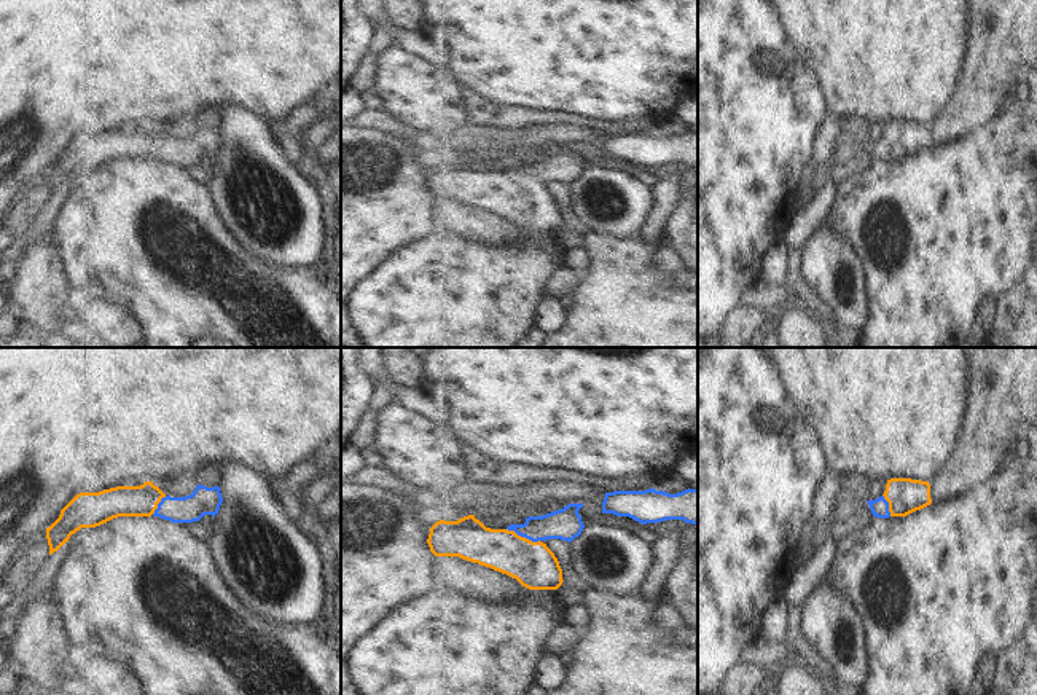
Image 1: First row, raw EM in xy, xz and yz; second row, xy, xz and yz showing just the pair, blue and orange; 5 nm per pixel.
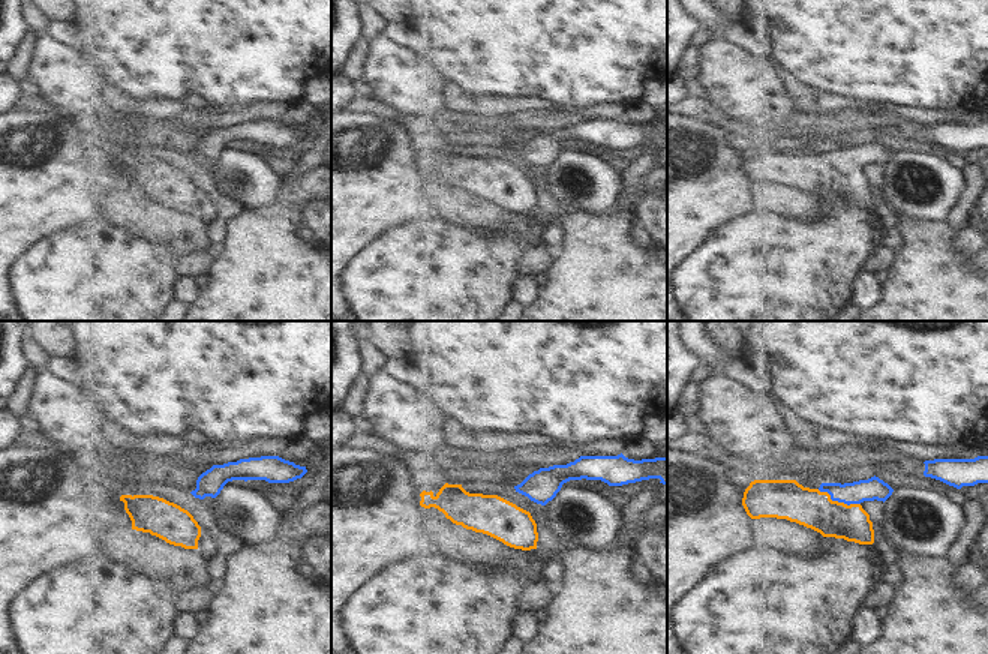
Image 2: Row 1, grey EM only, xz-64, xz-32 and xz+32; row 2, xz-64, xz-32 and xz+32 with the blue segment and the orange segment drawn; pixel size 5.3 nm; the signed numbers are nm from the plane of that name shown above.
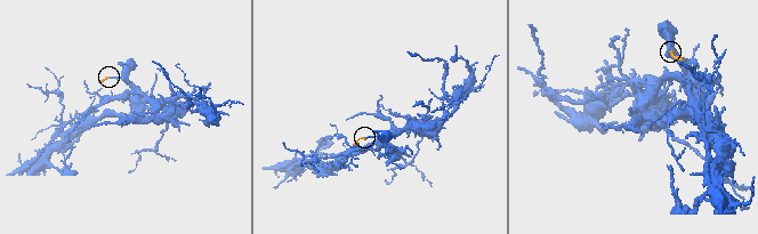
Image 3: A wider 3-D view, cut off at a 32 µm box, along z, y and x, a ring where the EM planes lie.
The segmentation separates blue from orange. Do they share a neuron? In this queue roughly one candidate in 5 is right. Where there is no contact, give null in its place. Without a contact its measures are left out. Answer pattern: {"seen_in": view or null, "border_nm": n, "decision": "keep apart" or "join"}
{"seen_in": "xz", "border_nm": 180, "decision": "join"}

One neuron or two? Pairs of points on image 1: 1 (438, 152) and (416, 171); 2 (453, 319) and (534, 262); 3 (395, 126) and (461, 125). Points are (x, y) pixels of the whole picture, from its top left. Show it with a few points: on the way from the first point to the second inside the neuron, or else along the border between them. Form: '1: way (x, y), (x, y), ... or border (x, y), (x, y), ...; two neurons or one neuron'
1: way (434, 153), (421, 166); one neuron
2: way (473, 303), (488, 289), (513, 278); one neuron
3: border (383, 109), (395, 117), (410, 133); two neurons

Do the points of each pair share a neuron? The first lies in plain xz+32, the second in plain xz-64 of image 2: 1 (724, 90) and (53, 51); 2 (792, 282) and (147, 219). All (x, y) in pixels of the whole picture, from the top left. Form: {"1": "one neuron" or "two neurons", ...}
{"1": "one neuron", "2": "two neurons"}

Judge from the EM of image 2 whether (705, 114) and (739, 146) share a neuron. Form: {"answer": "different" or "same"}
{"answer": "different"}

